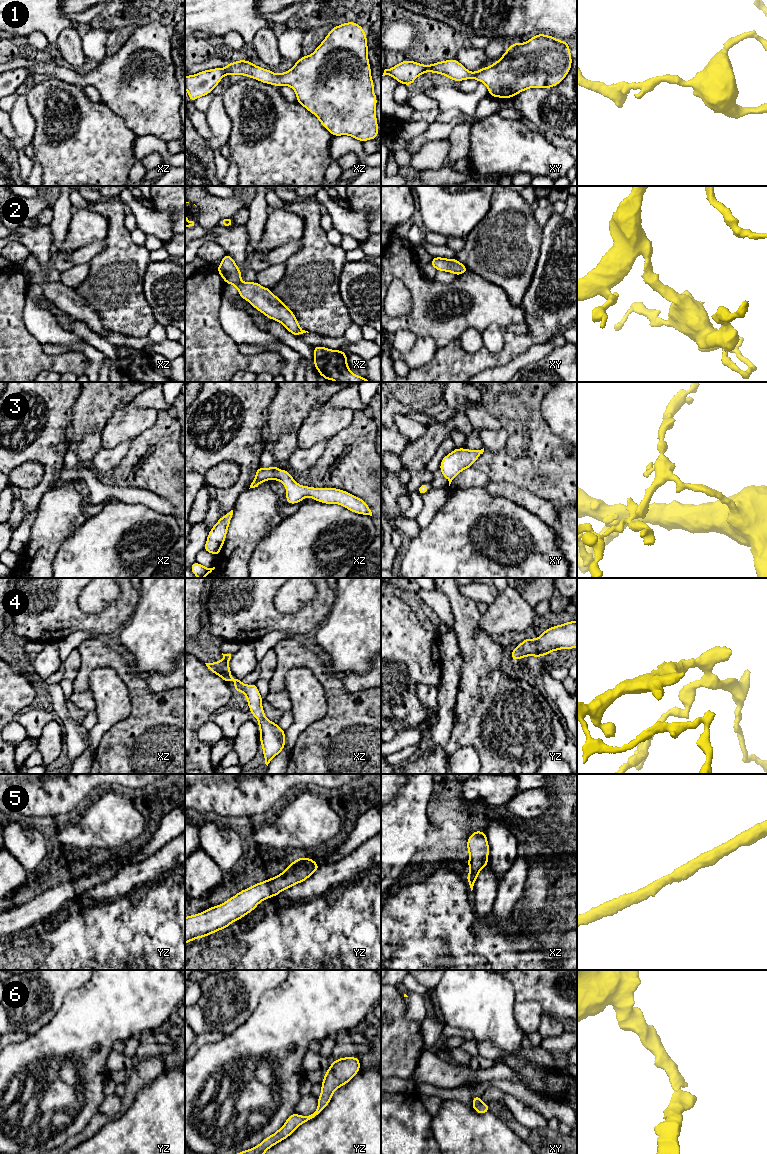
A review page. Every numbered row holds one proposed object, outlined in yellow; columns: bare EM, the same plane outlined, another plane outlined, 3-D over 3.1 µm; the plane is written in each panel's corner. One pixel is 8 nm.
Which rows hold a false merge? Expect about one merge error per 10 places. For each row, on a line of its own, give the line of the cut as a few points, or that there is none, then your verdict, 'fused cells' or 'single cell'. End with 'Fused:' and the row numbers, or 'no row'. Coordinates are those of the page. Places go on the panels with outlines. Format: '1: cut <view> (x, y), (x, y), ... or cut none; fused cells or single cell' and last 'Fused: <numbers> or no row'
1: cut none; single cell
2: cut none; single cell
3: cut none; single cell
4: cut none; single cell
5: cut none; single cell
6: cut none; single cell
Fused: no row

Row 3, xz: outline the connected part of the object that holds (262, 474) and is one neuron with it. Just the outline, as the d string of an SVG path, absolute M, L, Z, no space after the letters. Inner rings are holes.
M275 464L270 468L259 466L250 488L258 487L262 482L271 479L282 482L286 487L286 502L288 504L296 504L301 502L305 497L311 497L321 503L339 504L354 513L372 516L368 504L361 498L337 488L302 486L293 479L287 470L280 470Z

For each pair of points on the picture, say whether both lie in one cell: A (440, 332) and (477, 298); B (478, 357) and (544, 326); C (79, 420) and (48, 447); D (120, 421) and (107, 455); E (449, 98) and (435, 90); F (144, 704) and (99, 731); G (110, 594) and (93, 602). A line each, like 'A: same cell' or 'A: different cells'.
A: same cell
B: same cell
C: different cells
D: different cells
E: same cell
F: different cells
G: same cell

